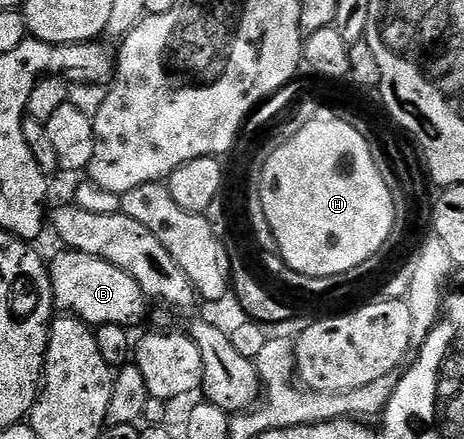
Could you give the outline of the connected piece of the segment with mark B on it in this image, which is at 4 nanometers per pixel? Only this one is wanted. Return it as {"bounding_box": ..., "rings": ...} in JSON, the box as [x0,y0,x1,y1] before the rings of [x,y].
{"bounding_box":[49,248,149,327],"rings":[[[64,248],[49,261],[51,290],[55,296],[54,308],[60,314],[80,317],[86,325],[126,325],[134,327],[143,317],[149,304],[137,279],[121,267],[93,255],[85,255],[76,249]]]}

